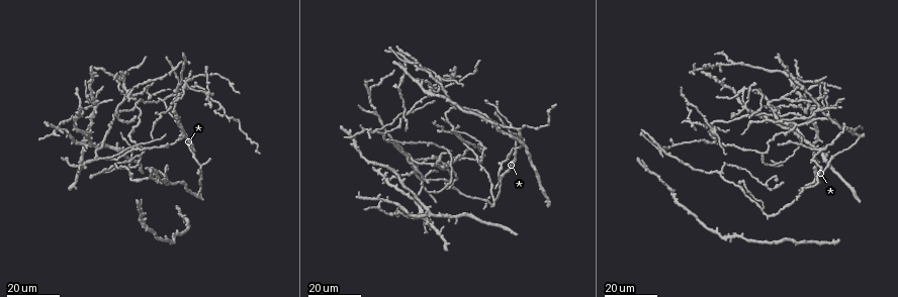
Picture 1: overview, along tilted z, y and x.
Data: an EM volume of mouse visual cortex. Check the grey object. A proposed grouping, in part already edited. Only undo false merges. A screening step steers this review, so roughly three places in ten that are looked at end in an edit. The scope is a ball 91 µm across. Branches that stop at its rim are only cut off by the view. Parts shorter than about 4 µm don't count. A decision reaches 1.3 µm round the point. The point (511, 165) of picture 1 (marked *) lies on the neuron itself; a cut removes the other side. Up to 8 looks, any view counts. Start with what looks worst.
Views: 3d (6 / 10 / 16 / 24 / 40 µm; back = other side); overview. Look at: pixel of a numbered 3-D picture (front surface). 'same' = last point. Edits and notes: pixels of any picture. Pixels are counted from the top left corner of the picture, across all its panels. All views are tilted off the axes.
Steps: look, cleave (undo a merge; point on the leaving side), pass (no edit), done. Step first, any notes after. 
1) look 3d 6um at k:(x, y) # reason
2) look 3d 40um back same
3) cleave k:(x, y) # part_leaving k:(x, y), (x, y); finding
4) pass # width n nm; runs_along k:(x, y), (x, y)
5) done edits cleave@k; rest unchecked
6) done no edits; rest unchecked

look 3d 24um at 1:(439, 78) # four or more arms meet

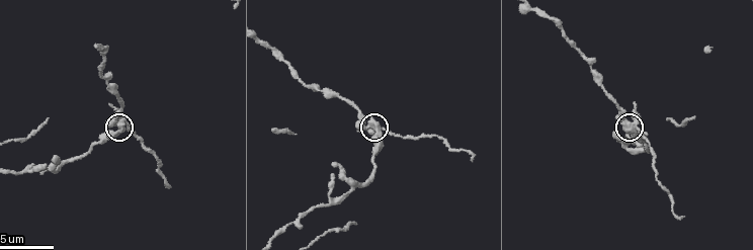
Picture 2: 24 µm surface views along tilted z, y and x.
look 3d 6um at 2:(634, 124) # zoom in

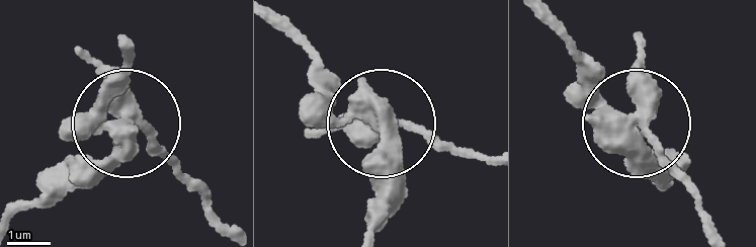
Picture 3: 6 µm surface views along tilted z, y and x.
cleave 3:(154, 148) # part_leaving 3:(127, 119), (196, 188), (210, 217); a second neuron is stuck on

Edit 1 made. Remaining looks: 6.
look overview # see it whole again

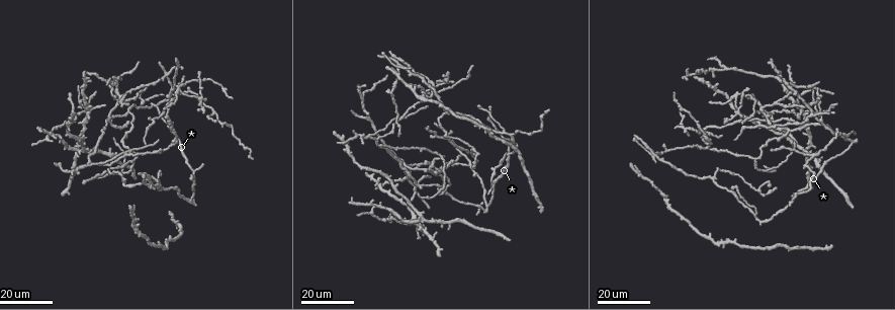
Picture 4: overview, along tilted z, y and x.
look 3d 16um at 4:(738, 113) # four or more arms meet

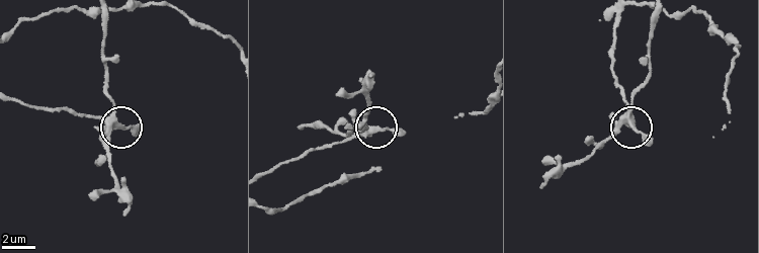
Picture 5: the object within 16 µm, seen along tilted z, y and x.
look 3d 10um at 5:(626, 122) # zoom in

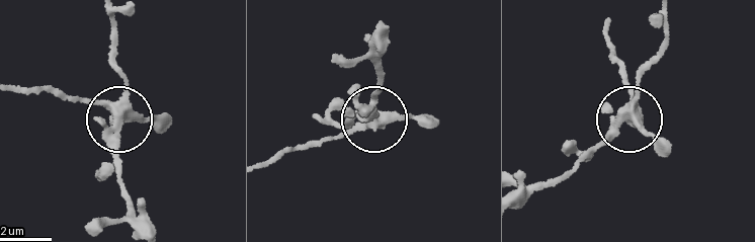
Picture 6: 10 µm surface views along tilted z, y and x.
look 3d 10um back at 6:(632, 117)

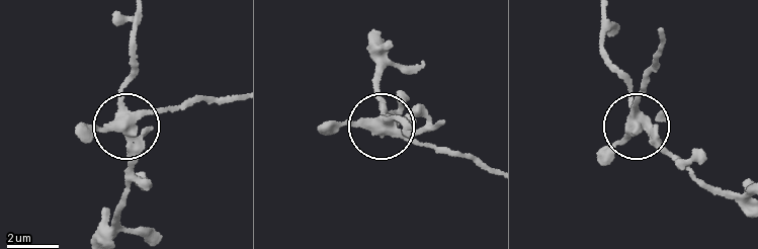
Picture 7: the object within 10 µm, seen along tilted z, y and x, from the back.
cleave 7:(93, 129) # side_arm 7 um; part_leaving 7:(127, 121), (174, 104), (231, 102); two neurons meet here

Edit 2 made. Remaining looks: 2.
look 3d 16um at 4:(756, 219) # arms part here

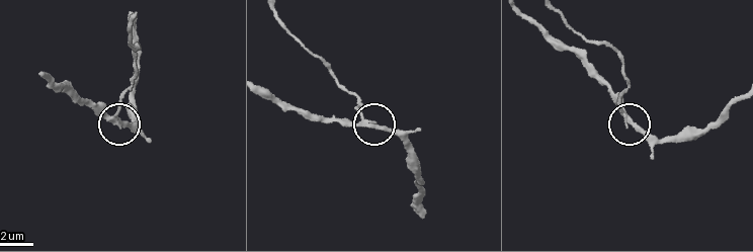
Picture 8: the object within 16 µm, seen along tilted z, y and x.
look 3d 6um at 8:(622, 113)

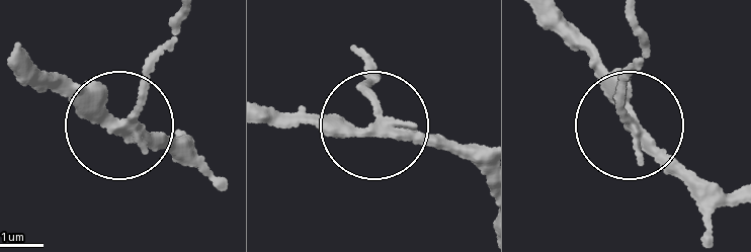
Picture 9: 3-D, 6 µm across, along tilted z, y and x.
cleave 9:(144, 72) # arms 3; part_leaving 9:(122, 127), (175, 20); a second neuron is stuck on

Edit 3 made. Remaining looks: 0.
done edits cleave@3, cleave@7, cleave@9; rest unchecked

